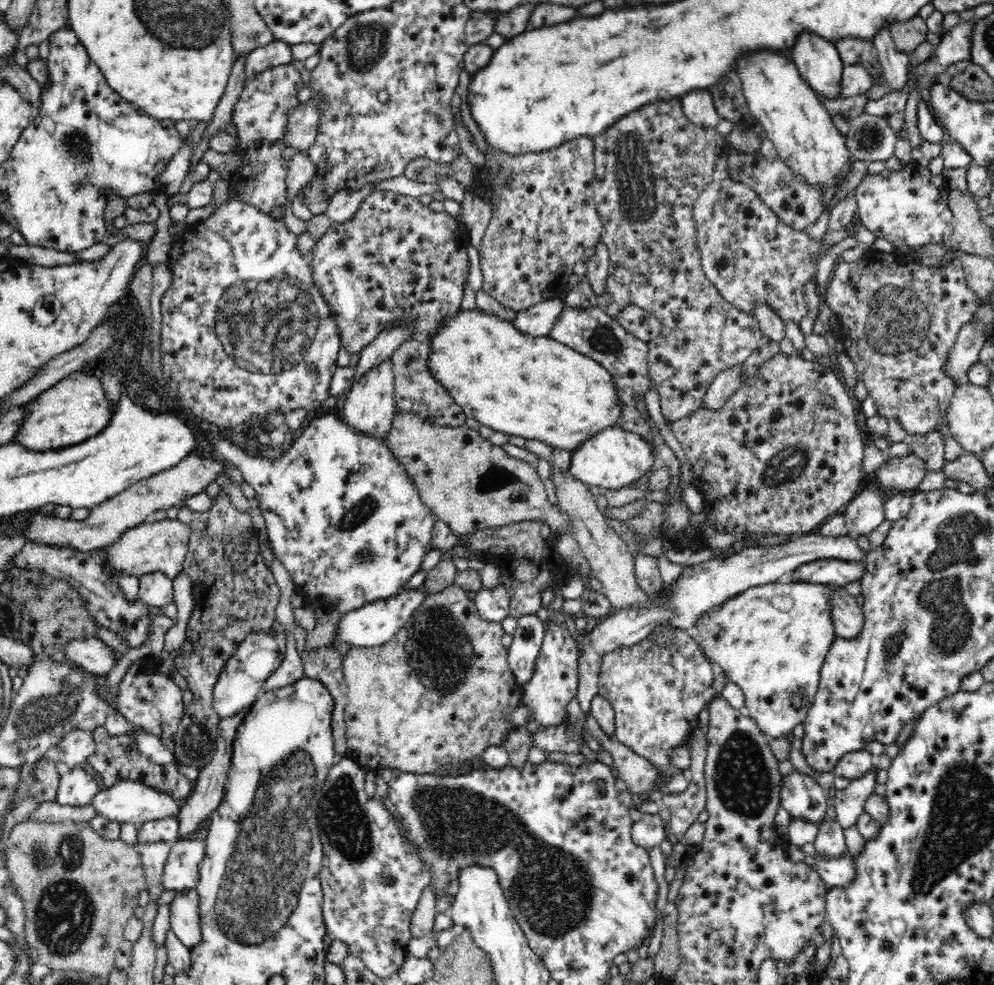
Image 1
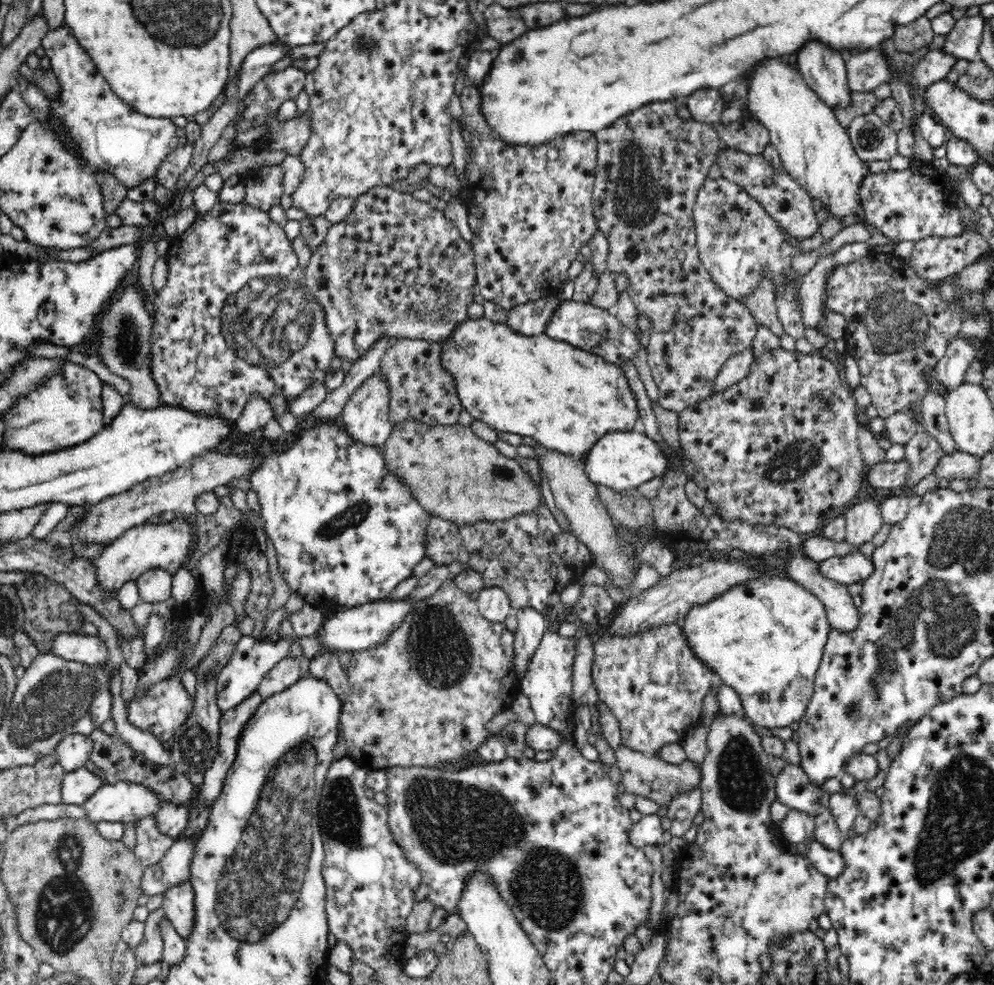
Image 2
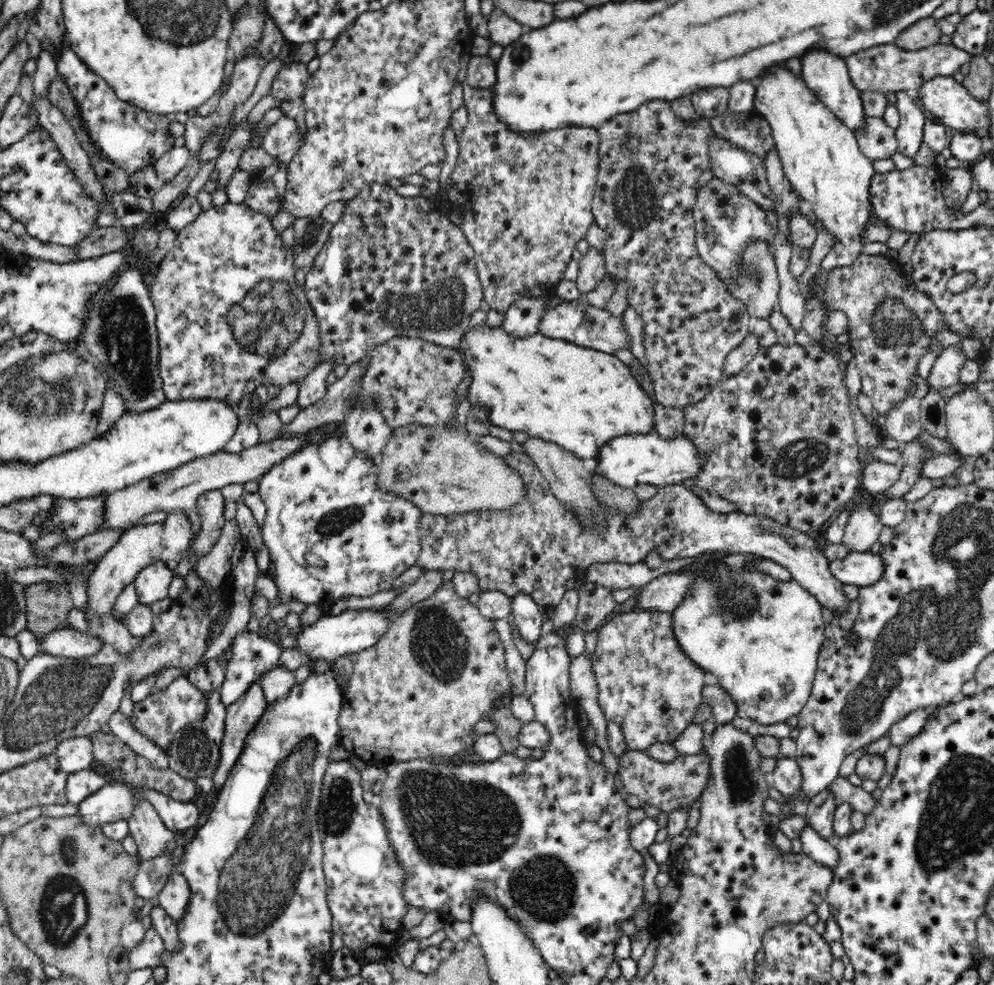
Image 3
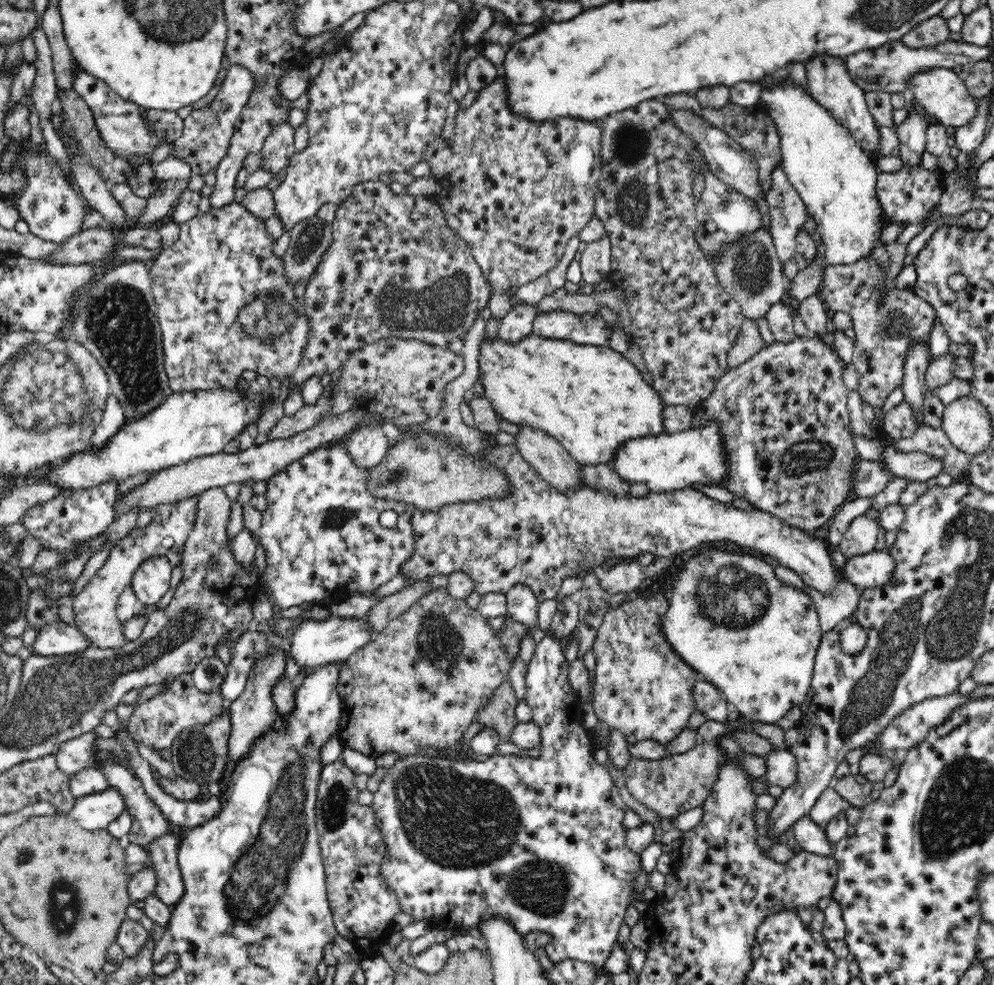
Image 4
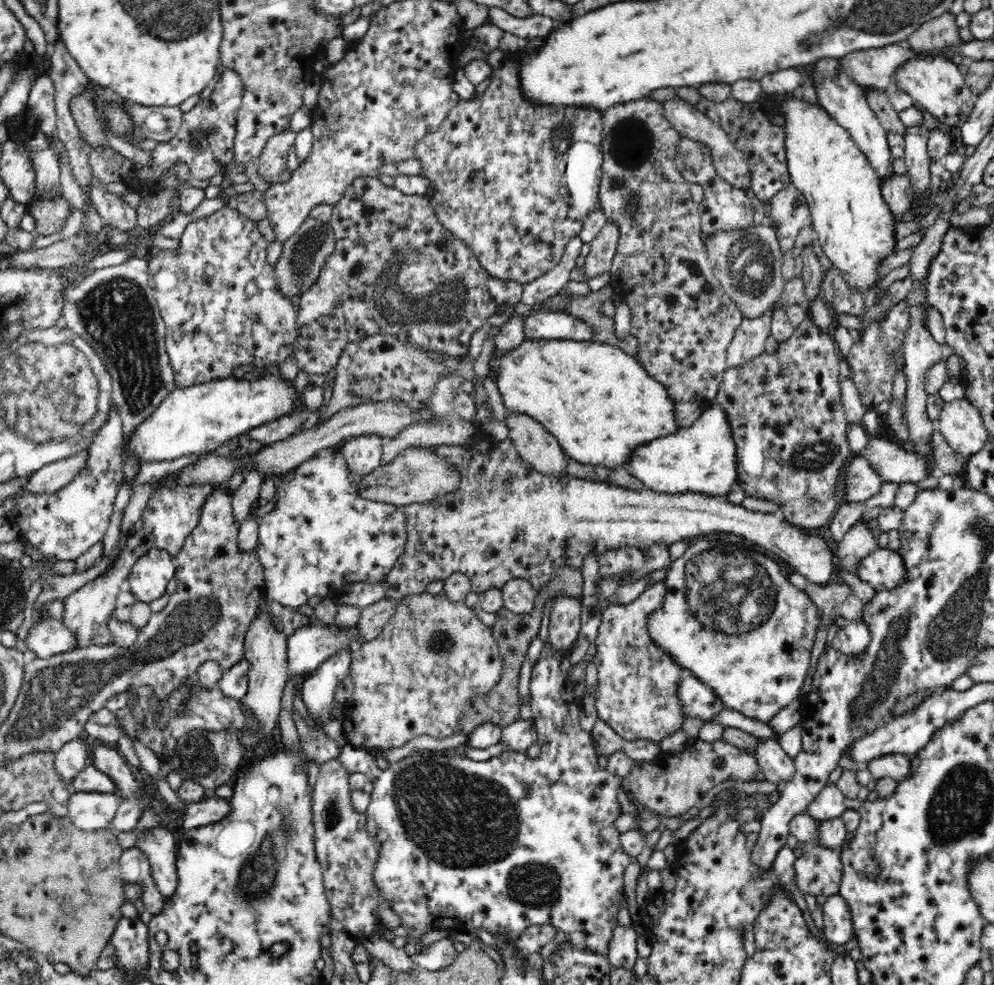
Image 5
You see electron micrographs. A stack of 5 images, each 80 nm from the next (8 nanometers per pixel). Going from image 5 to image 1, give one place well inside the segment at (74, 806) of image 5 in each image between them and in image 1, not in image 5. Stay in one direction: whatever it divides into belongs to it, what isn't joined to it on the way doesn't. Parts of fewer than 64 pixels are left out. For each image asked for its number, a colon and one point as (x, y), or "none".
1: (131, 802)
2: (124, 802)
3: (115, 801)
4: (95, 811)

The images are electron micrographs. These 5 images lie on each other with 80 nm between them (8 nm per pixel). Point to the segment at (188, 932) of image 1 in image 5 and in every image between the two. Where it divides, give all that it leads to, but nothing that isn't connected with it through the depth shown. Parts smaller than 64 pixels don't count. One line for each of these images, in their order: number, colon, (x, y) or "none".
2: (178, 903)
3: (174, 898)
4: (163, 851)
5: (159, 845)

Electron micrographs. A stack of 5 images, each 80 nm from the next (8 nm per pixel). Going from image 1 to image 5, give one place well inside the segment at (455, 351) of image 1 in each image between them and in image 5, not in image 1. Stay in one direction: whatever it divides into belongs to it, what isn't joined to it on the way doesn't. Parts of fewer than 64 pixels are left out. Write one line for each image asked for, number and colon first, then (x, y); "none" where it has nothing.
2: (565, 398)
3: (579, 398)
4: (591, 399)
5: (600, 403)

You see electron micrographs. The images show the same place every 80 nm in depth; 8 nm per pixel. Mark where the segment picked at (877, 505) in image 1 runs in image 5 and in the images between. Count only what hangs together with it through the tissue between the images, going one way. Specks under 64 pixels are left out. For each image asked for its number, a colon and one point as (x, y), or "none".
2: (863, 520)
3: (864, 526)
4: (860, 538)
5: (859, 541)

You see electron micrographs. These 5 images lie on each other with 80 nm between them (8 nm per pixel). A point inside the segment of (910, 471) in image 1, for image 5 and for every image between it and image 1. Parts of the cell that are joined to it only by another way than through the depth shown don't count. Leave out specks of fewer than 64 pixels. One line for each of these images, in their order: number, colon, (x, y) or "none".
2: (885, 475)
3: (878, 477)
4: (870, 478)
5: (862, 482)

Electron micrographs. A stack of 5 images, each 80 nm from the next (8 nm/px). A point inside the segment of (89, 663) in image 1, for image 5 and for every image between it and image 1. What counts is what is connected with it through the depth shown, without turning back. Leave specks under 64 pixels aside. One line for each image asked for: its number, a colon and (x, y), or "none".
2: (91, 650)
3: (65, 642)
4: (58, 639)
5: (47, 637)

